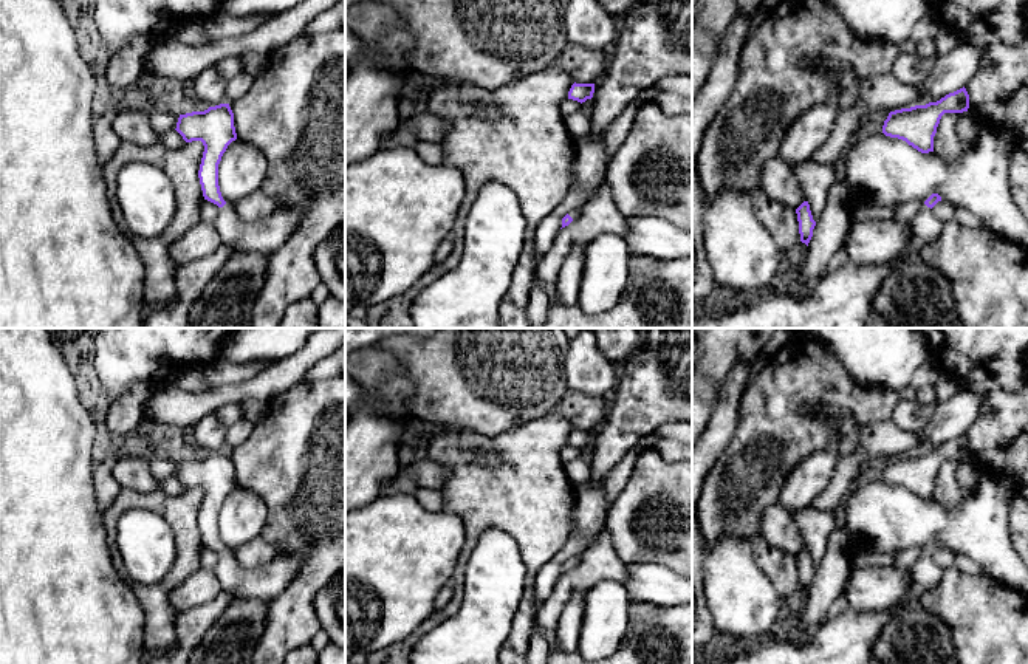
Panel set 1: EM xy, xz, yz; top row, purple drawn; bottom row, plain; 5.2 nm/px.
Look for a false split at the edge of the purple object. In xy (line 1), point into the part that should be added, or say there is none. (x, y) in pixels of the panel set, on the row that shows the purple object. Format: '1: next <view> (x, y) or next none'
1: next xy (267, 236)

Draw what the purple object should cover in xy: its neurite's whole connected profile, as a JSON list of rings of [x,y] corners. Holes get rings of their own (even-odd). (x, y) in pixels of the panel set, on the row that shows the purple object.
[[[229,104],[180,115],[175,130],[186,142],[201,141],[204,145],[198,178],[204,200],[220,207],[212,223],[221,245],[229,246],[234,254],[271,254],[277,251],[302,223],[303,210],[300,207],[282,207],[260,221],[246,223],[238,218],[232,204],[223,200],[218,186],[218,164],[228,145],[237,139]]]

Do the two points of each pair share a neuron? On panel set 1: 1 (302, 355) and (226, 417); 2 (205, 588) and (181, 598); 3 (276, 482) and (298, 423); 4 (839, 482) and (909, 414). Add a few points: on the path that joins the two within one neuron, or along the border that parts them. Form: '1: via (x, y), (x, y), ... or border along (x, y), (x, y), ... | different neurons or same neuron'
1: border along (240, 400), (229, 401), (212, 412) | different neurons
2: via (198, 588), (188, 595) | same neuron
3: via (290, 468), (298, 460), (298, 437) | same neuron
4: border along (890, 418), (900, 427), (918, 432) | different neurons

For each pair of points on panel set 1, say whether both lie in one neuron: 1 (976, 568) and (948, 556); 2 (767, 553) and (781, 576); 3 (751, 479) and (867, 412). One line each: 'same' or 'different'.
1: same
2: same
3: same

